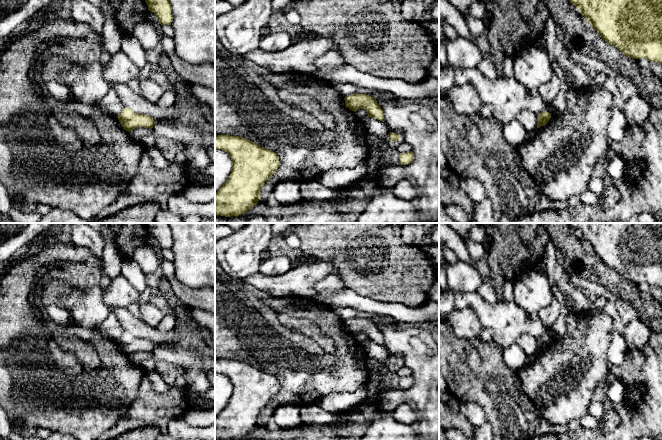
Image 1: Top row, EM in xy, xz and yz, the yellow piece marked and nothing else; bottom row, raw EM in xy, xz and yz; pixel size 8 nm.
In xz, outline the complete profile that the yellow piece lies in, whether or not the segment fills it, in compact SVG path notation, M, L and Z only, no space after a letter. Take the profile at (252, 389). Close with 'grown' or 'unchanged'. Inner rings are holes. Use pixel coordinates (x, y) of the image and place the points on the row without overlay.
M215 358L215 373L227 376L232 384L229 402L215 417L215 439L239 440L261 423L261 412L277 395L280 389L279 382L275 376L239 360Z; unchanged

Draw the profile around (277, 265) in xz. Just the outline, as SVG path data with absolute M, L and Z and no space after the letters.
M274 255L261 263L259 273L265 276L280 276L289 272L294 266L295 263L286 255Z

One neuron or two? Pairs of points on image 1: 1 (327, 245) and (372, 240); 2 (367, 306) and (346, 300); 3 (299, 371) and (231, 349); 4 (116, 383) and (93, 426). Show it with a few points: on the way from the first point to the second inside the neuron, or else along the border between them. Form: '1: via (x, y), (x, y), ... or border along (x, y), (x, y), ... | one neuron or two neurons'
1: via (338, 240), (361, 240) | one neuron
2: via (362, 304), (351, 300) | one neuron
3: via (282, 359), (265, 349), (248, 349) | one neuron
4: via (105, 394), (93, 406), (93, 415) | one neuron

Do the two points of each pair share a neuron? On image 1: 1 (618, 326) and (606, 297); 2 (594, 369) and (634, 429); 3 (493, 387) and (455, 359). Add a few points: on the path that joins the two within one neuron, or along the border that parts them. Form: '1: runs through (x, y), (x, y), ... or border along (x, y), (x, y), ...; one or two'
1: runs through (616, 319), (606, 304); one
2: border along (612, 369), (608, 373), (605, 384); two
3: runs through (484, 379), (464, 363); one

